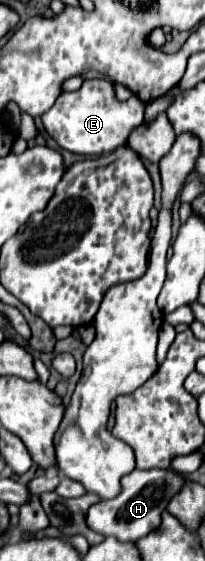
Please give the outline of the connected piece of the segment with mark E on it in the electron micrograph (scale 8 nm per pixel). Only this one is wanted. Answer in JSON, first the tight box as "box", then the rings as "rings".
{"box":[41,79,145,155],"rings":[[[87,79],[83,81],[81,89],[73,93],[63,91],[57,97],[55,105],[41,115],[41,121],[45,133],[55,139],[61,149],[79,155],[103,155],[127,143],[133,127],[139,127],[143,123],[143,109],[145,103],[137,95],[131,95],[127,101],[119,101],[115,97],[115,87],[111,81]]]}

